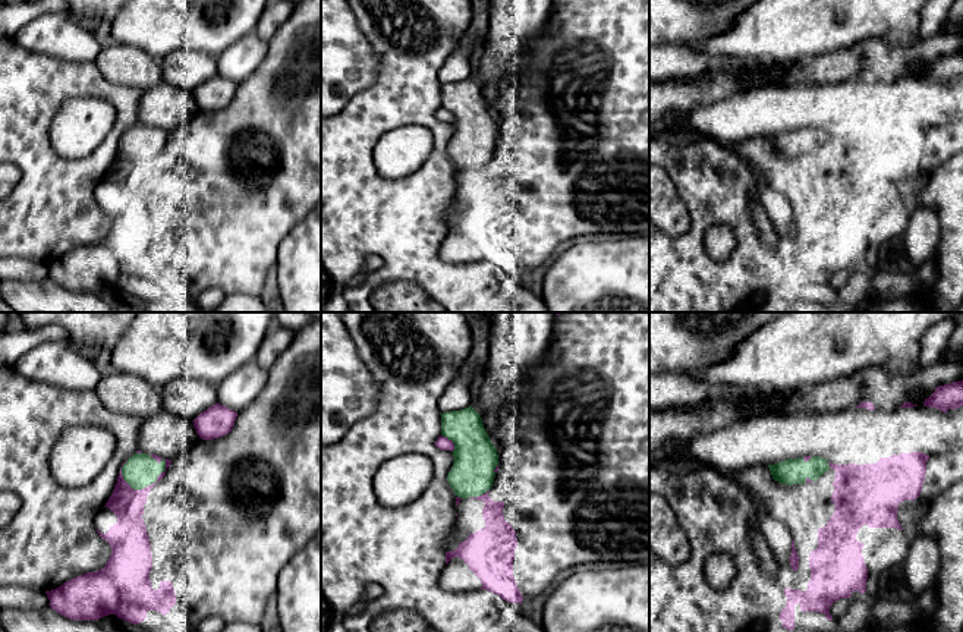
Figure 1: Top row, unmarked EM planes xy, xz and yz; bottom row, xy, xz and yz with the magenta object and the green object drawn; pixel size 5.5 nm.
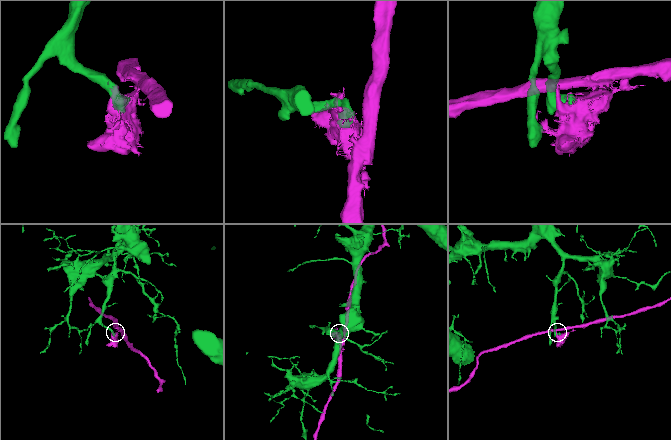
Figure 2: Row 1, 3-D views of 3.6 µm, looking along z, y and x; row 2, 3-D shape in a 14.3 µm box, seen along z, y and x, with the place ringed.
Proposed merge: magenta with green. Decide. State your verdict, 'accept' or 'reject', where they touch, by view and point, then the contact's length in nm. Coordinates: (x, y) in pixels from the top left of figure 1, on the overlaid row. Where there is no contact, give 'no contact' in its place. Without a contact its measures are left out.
reject; meets magenta in xy at (148, 486); contact 260 nm long

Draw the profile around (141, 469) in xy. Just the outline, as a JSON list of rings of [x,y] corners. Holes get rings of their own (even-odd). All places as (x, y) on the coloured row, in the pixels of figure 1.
[[[135,453],[122,466],[123,479],[133,490],[142,490],[154,482],[161,472],[166,471],[166,460],[161,459],[158,463],[154,458],[145,453]]]

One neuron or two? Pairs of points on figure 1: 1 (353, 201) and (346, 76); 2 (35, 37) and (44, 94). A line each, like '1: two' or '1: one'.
1: two
2: two

